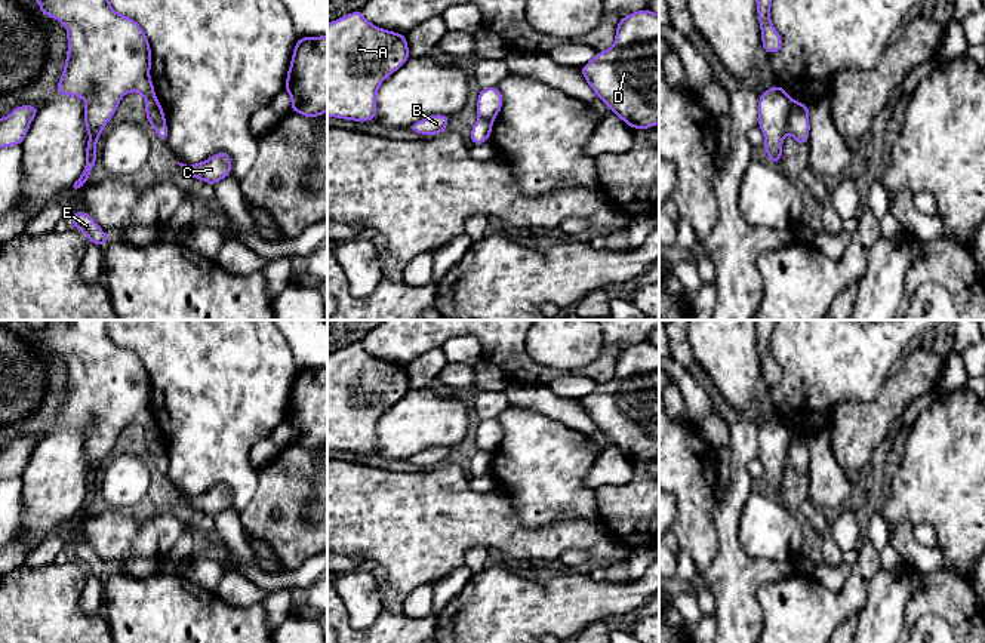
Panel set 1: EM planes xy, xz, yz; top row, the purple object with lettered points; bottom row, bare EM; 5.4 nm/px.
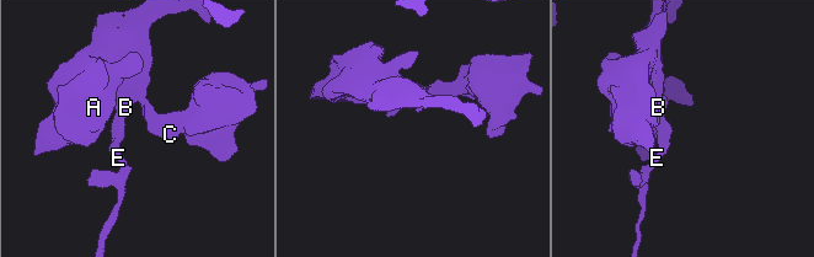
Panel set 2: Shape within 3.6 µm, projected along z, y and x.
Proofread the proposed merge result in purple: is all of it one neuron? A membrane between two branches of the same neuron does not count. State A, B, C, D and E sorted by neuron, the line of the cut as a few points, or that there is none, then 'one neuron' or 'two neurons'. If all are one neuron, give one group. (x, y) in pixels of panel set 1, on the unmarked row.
groups A B E / C D; cut yz (793, 433), (787, 461); two neurons

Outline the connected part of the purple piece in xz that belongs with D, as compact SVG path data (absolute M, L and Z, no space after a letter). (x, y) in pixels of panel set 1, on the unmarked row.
M640 341L616 359L610 381L581 399L594 425L632 461L659 455L659 345Z

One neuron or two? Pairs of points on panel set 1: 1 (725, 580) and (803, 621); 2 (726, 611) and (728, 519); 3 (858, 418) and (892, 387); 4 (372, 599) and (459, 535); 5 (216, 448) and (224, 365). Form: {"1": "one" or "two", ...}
{"1": "two", "2": "one", "3": "one", "4": "two", "5": "one"}

